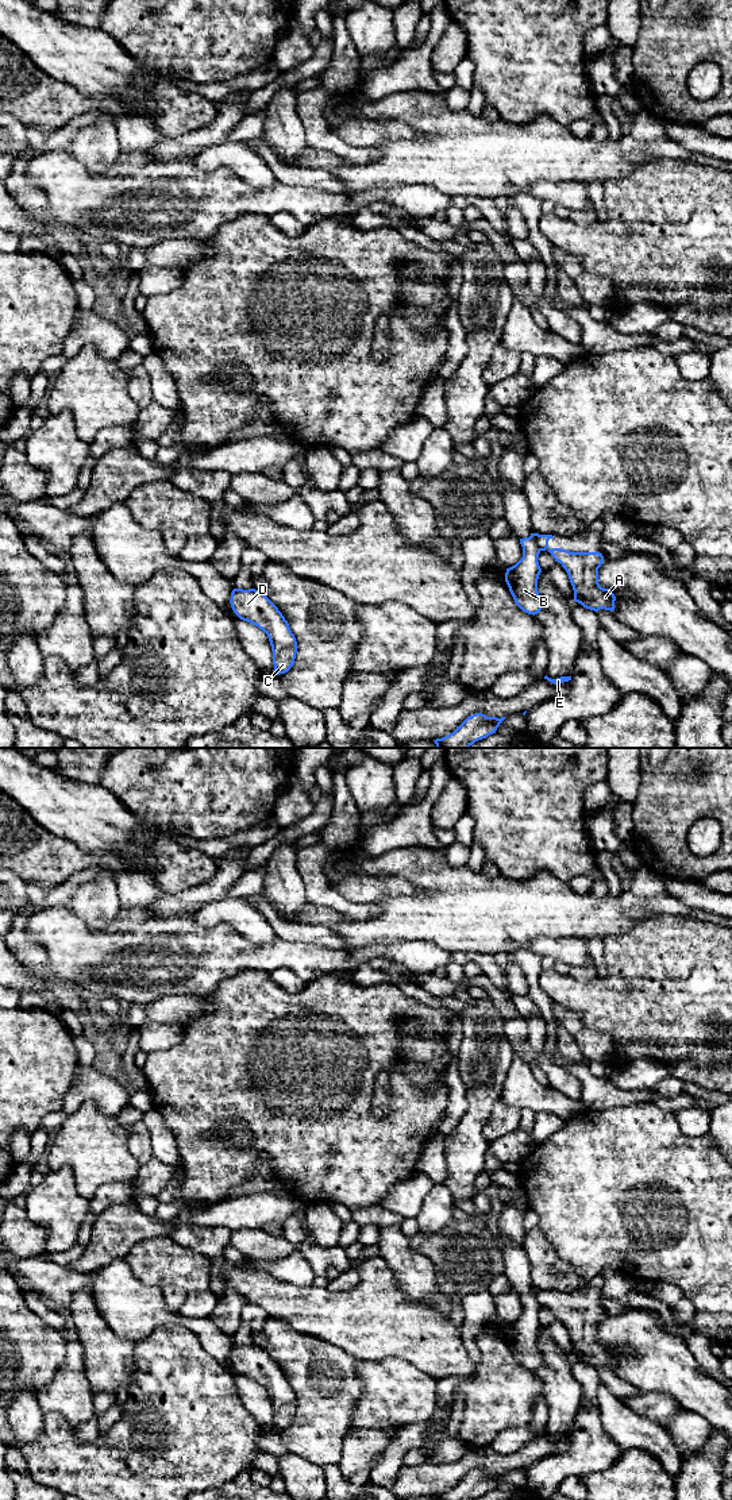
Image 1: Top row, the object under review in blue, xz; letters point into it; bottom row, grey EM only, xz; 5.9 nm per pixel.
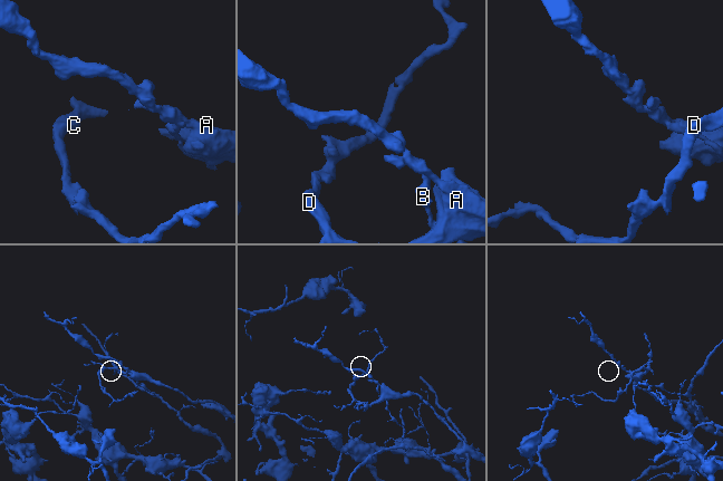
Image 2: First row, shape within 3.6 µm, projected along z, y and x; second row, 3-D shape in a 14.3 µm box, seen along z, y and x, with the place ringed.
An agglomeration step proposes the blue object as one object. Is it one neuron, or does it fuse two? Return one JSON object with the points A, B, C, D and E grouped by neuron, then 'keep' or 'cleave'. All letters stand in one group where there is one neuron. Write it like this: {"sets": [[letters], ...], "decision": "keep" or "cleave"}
{"sets": [["A", "C", "D", "E"], ["B"]], "decision": "cleave"}

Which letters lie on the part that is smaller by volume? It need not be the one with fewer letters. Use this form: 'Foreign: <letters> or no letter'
Foreign: B

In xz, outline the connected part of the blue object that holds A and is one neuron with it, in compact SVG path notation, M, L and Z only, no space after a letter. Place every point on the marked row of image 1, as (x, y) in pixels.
M531 533L531 537L542 551L548 551L555 562L566 570L574 590L574 601L583 608L598 612L600 609L615 610L616 597L609 589L598 583L598 568L604 562L600 552L570 552L560 548L548 548L552 535Z

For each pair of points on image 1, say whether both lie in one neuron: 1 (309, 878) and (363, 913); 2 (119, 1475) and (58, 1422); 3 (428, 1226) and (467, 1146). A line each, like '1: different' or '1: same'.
1: same
2: same
3: different

